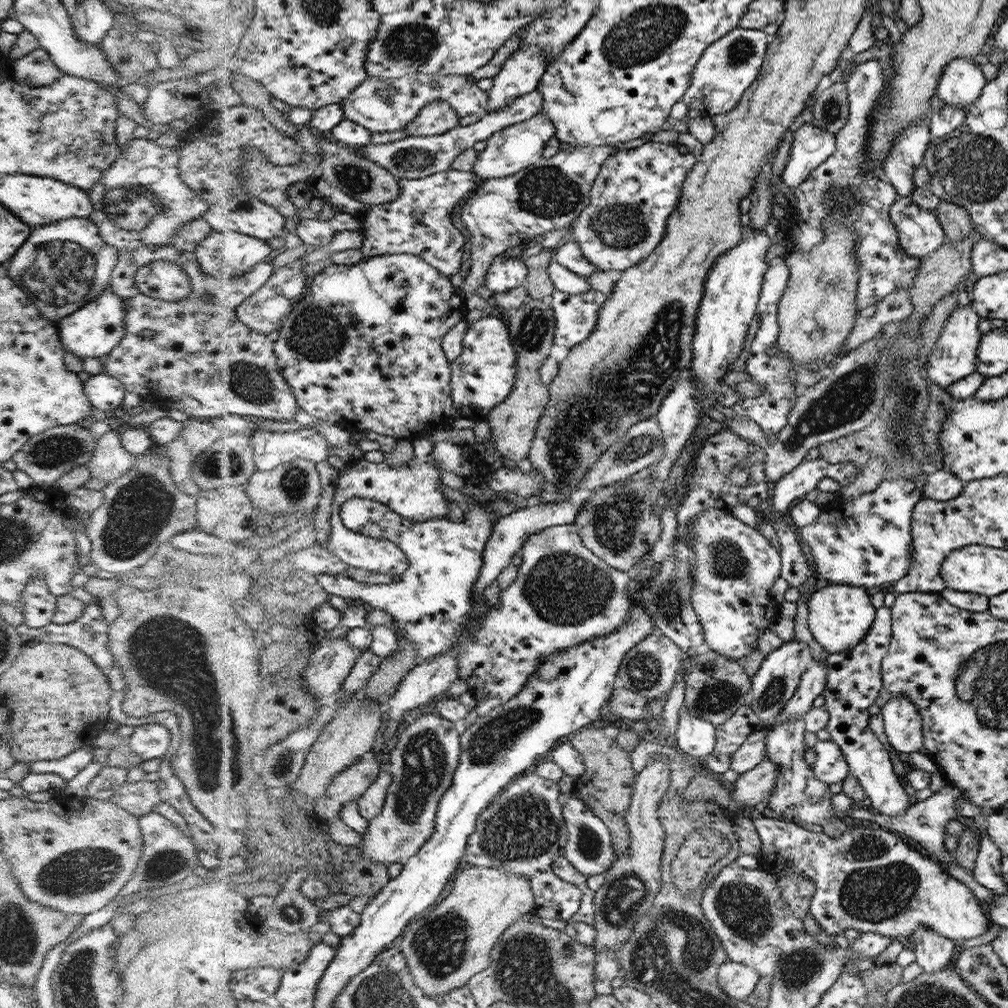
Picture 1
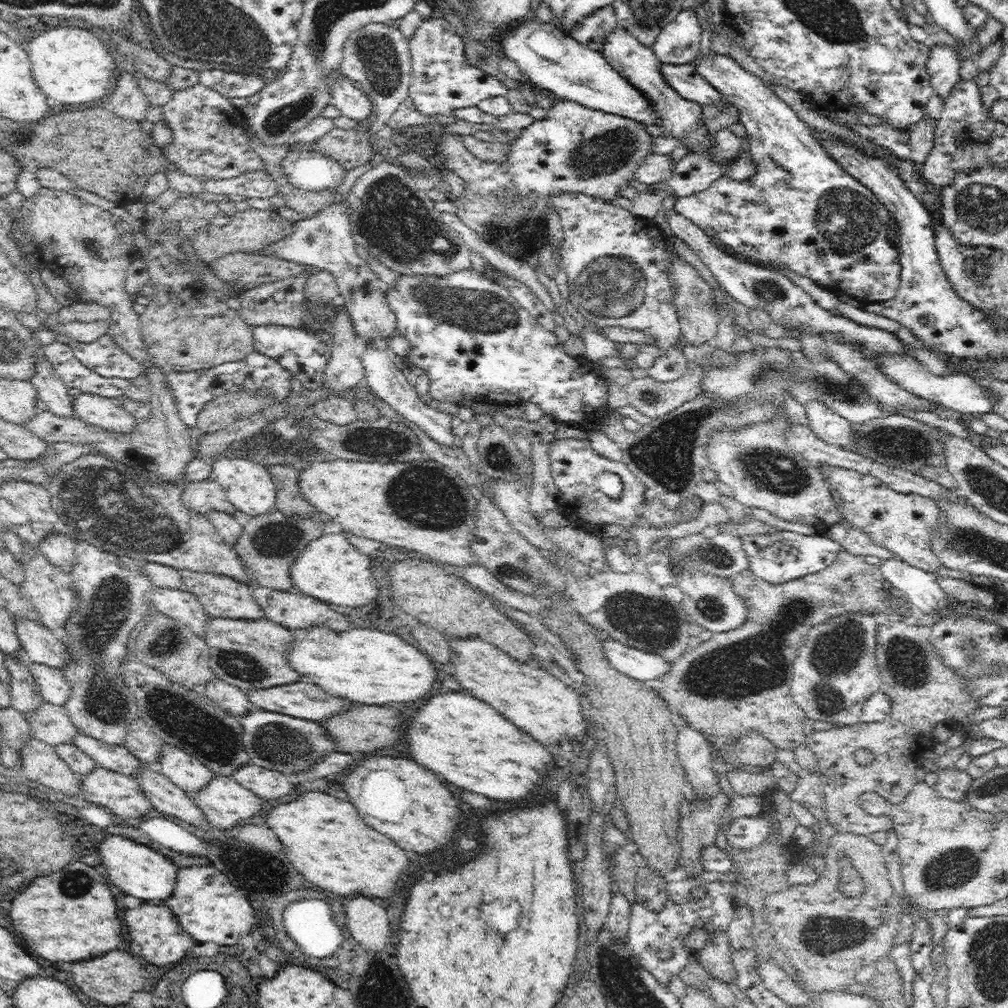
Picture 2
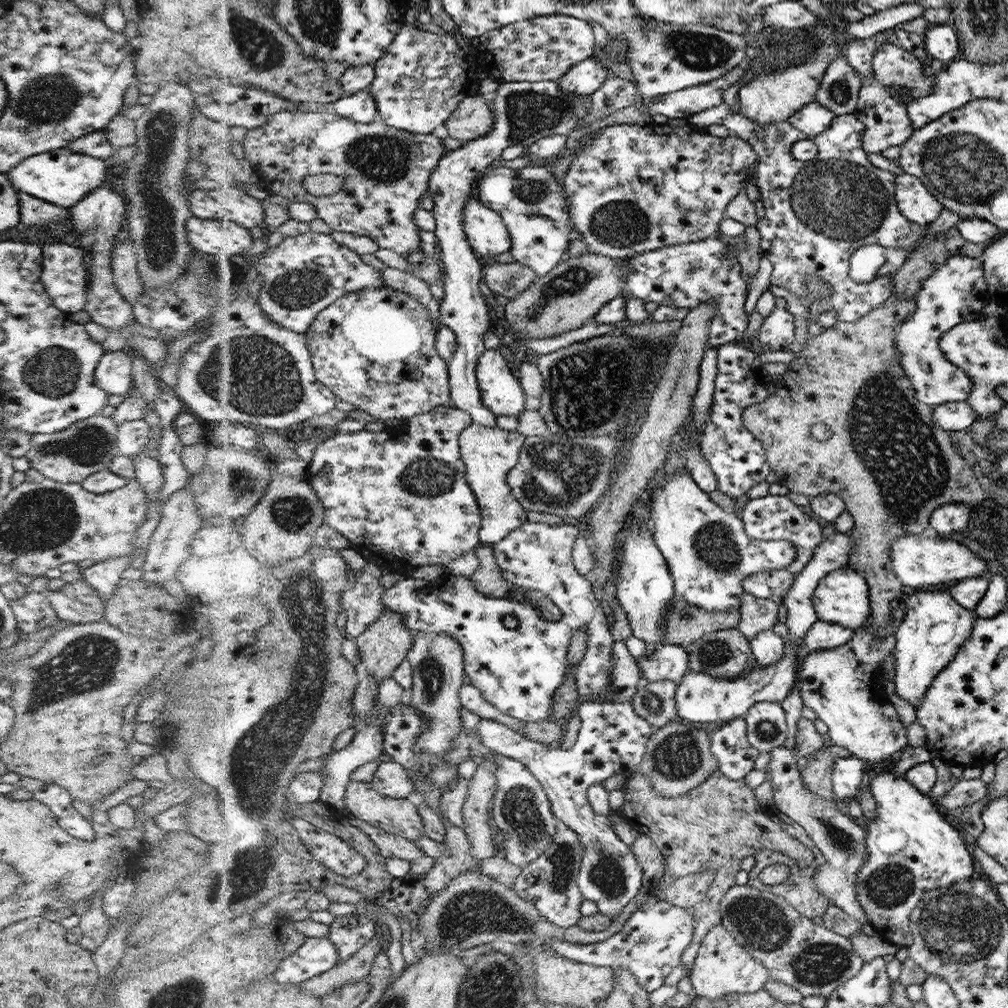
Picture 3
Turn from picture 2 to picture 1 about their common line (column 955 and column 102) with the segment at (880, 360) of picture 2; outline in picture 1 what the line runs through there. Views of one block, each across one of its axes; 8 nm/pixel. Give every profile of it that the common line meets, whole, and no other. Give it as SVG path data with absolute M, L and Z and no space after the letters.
M106 372L91 376L83 383L83 387L93 408L100 411L120 411L124 395L127 393L120 380Z

